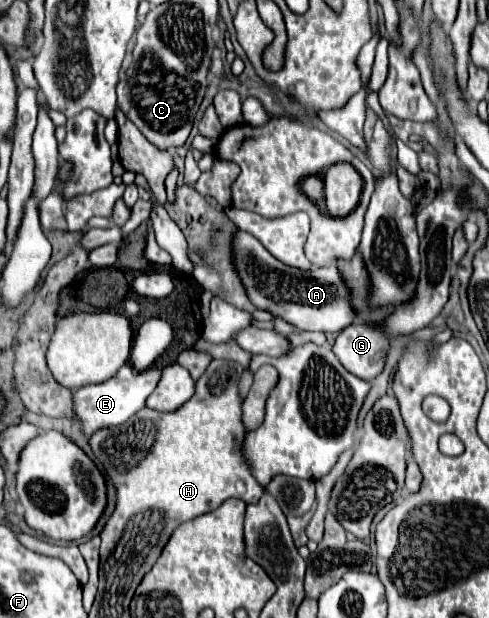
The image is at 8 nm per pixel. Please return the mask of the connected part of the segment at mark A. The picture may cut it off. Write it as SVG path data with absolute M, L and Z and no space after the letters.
M241 230L237 232L233 250L235 250L235 264L239 268L247 294L257 308L269 310L271 314L285 318L289 324L301 330L311 332L315 330L325 334L341 332L357 318L357 312L351 304L349 286L343 280L337 264L311 270L291 268L279 262L275 256L271 256L255 236Z

